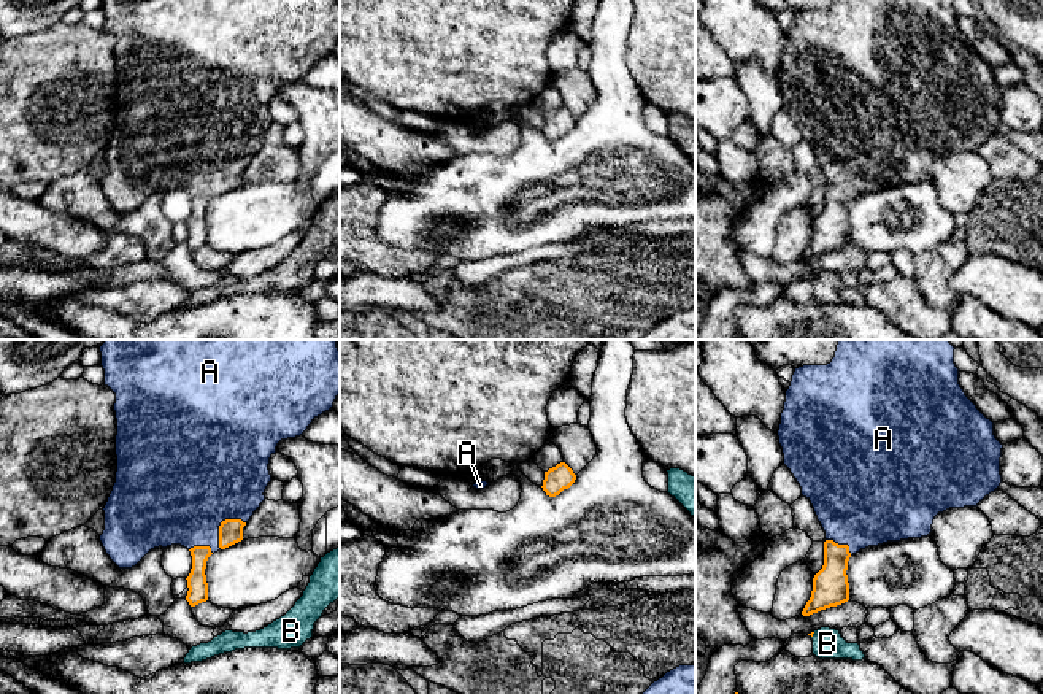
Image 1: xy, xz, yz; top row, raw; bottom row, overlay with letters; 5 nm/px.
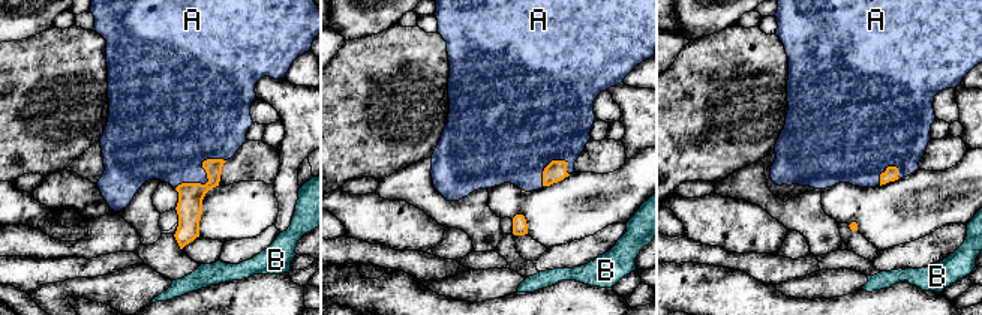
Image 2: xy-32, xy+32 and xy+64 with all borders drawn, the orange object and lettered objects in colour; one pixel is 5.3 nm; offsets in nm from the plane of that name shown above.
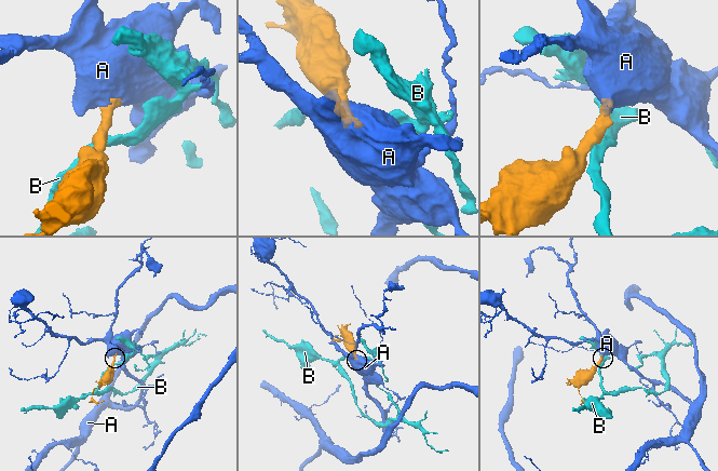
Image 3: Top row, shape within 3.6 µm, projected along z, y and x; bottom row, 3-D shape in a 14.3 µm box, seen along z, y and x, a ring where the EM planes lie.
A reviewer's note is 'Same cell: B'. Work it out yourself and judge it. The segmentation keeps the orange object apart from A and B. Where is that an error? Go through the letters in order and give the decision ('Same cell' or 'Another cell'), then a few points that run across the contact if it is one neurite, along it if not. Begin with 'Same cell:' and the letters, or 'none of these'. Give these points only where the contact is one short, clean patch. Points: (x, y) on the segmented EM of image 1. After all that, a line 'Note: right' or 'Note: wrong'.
Same cell: A
A: Same cell. Line: xy (230, 531), (221, 524), (183, 493)
B: Another cell. Line: yz (815, 632), (812, 637)
Note: wrong

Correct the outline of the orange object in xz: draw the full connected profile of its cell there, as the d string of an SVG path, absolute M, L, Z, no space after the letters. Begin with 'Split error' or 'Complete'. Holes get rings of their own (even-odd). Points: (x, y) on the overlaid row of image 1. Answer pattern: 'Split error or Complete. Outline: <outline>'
Complete. Outline: M560 462L556 467L545 472L543 480L543 491L549 497L559 495L564 489L568 489L576 480L573 470L565 464Z

